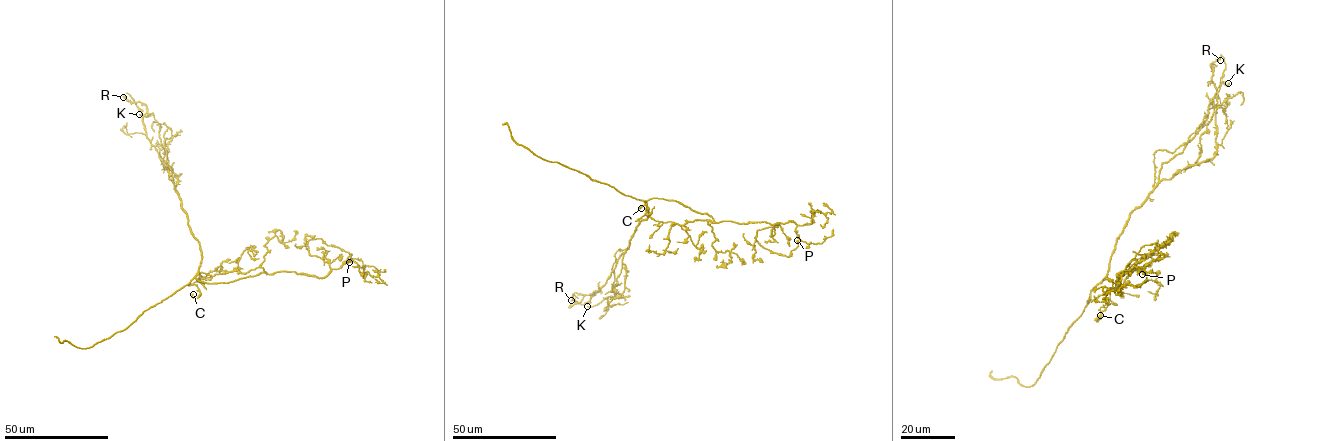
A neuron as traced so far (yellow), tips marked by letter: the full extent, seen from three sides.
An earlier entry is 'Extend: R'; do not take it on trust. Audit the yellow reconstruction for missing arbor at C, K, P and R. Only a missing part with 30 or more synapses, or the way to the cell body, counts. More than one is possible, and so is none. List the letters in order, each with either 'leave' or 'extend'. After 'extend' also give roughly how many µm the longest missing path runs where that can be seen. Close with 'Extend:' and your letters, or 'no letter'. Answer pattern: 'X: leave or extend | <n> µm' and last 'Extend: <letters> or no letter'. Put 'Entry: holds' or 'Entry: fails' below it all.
C: leave
K: leave
P: leave
R: leave
Extend: no letter
Entry: fails

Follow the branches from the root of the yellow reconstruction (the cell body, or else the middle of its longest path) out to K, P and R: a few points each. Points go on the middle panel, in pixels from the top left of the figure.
K: (649, 199), (643, 201), (649, 215), (636, 227), (622, 256), (624, 292), (619, 297), (607, 297), (587, 306)
P: (649, 199), (678, 201), (716, 222), (778, 222), (759, 230), (755, 238), (778, 254), (788, 256), (797, 240)
R: (649, 199), (643, 201), (649, 215), (636, 227), (605, 283), (590, 297), (594, 294), (575, 293), (571, 300)

